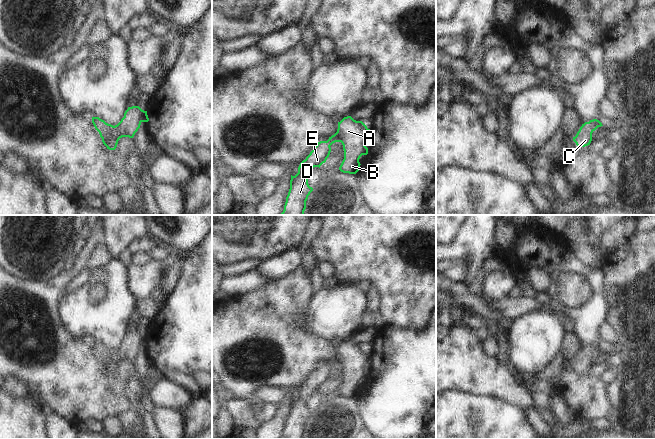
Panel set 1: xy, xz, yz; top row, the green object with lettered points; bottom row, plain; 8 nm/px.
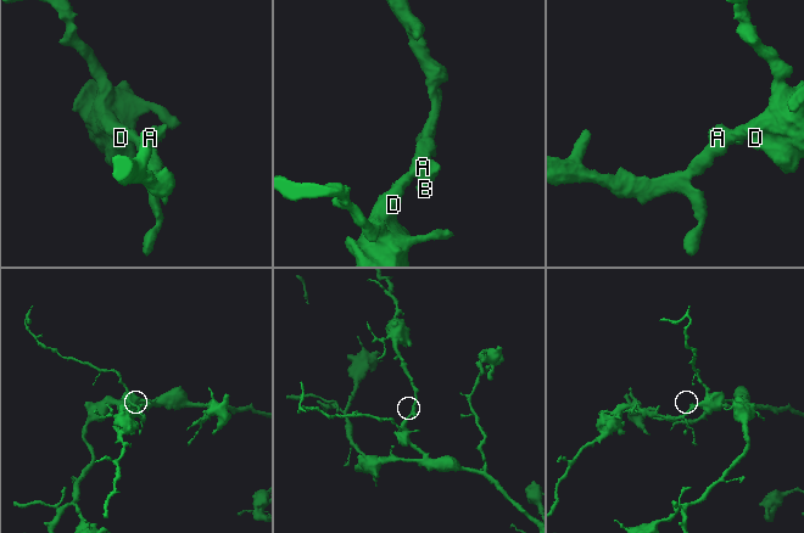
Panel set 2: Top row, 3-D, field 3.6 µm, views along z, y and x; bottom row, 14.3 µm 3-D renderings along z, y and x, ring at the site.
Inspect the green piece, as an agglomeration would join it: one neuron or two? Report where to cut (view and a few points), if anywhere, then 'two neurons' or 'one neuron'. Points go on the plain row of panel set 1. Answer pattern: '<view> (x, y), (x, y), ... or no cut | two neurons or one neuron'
no cut | one neuron

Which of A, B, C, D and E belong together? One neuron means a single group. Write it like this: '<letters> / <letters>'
A B C D E

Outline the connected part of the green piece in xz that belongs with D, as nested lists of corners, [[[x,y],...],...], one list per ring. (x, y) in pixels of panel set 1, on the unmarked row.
[[[347,340],[338,346],[337,356],[327,365],[318,366],[300,387],[298,397],[295,400],[291,399],[290,413],[281,439],[304,439],[306,425],[313,415],[308,408],[308,400],[314,391],[320,392],[326,386],[333,367],[341,366],[343,369],[344,383],[339,394],[343,397],[356,398],[361,389],[360,381],[368,378],[368,372],[365,370],[367,363],[373,364],[373,355],[362,345]]]

